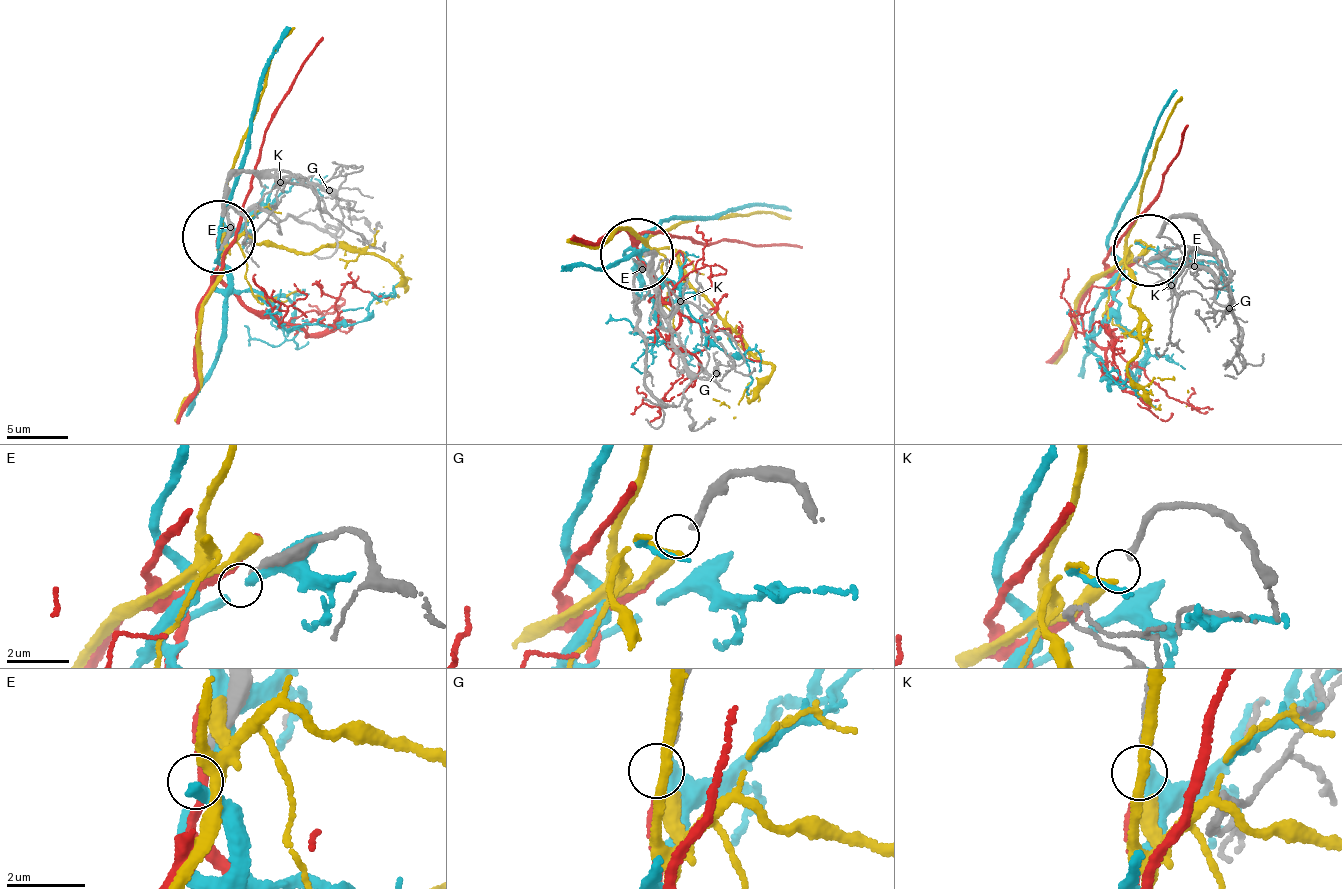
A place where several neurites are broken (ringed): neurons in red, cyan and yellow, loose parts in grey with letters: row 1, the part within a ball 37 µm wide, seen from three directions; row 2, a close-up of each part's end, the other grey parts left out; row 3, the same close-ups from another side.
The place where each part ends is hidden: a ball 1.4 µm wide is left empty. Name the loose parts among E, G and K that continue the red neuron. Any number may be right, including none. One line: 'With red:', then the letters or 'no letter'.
With red: G

